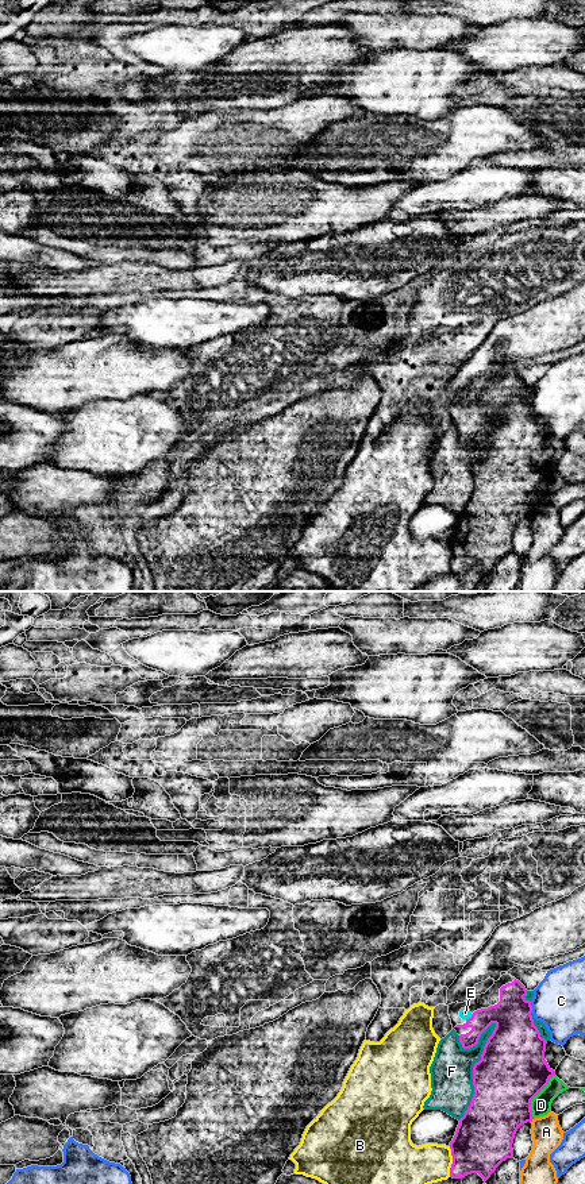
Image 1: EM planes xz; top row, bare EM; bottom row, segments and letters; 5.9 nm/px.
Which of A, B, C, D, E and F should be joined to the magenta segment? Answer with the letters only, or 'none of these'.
E

